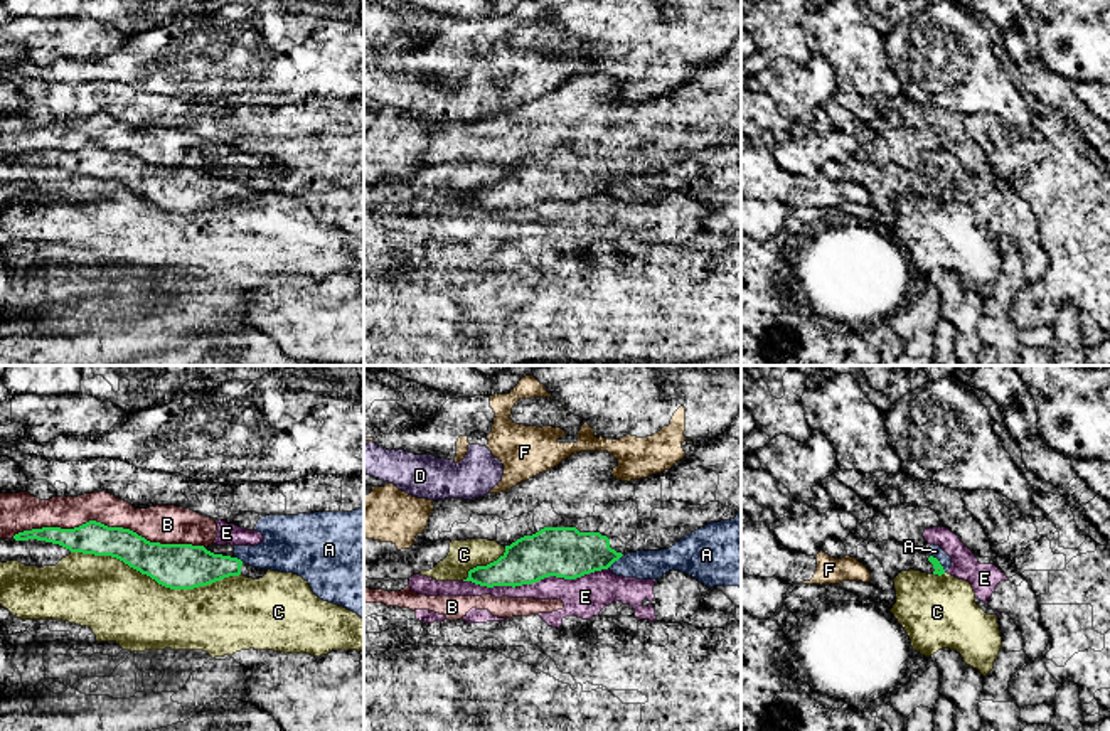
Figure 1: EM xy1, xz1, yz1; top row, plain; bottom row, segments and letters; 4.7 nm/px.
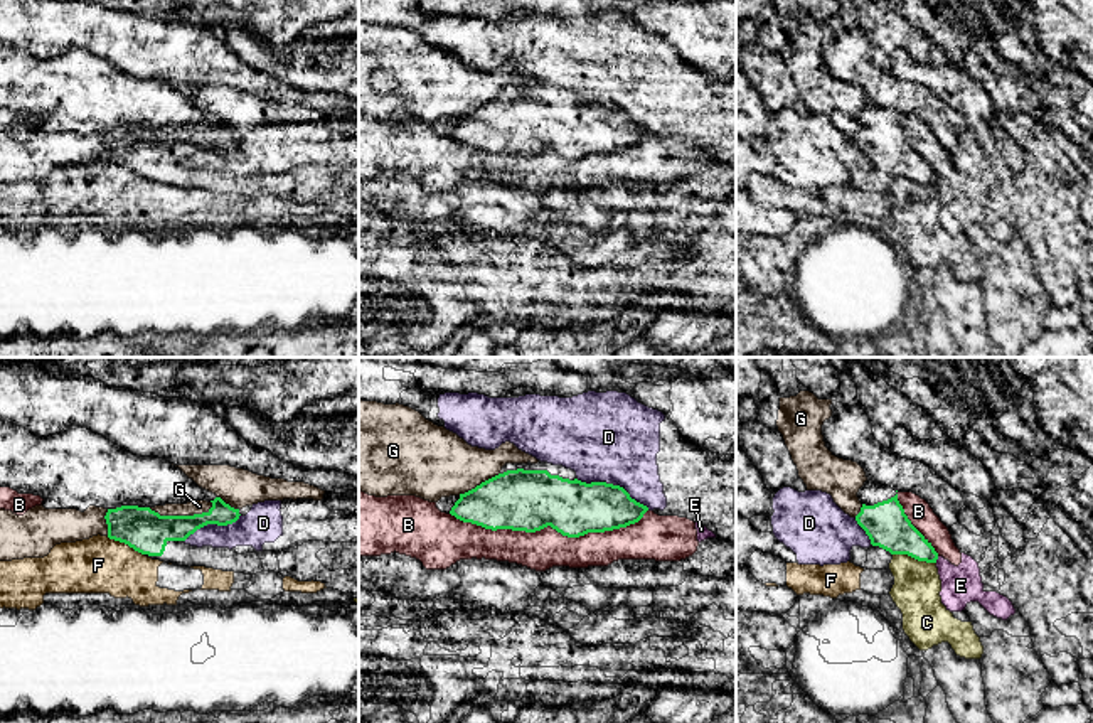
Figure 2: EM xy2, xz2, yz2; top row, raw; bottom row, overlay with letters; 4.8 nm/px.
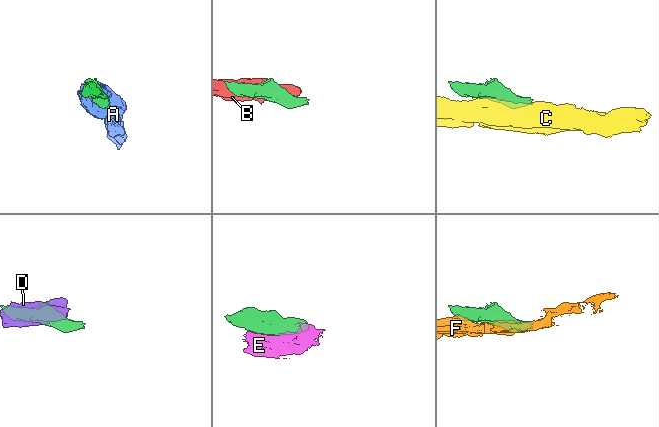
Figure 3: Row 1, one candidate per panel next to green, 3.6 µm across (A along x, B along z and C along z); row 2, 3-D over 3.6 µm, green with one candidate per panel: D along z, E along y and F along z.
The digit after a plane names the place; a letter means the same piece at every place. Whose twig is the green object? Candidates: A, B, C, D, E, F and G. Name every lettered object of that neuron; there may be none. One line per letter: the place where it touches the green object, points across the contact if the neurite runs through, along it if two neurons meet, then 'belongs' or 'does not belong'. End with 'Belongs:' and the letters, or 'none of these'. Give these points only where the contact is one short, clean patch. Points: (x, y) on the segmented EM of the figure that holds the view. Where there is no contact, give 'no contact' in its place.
A: contact yz1 (939, 563); border yz1 (930, 554), (945, 571); does not belong
B: contact xz2 (549, 524); does not belong
C: contact xy1 (155, 580); does not belong
D: contact xz2 (612, 484); does not belong
E: contact xz1 (534, 581); does not belong
F: contact xy2 (125, 543); border xy2 (106, 536), (123, 541), (143, 555); does not belong
G: contact xy2 (181, 516); does not belong
Belongs: none of these

